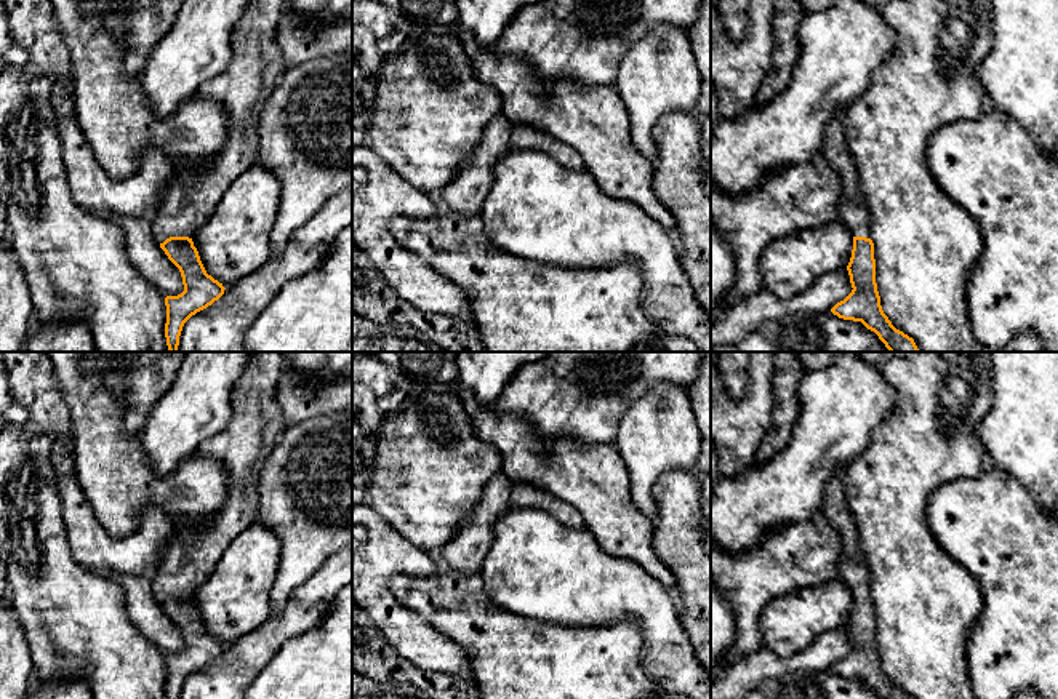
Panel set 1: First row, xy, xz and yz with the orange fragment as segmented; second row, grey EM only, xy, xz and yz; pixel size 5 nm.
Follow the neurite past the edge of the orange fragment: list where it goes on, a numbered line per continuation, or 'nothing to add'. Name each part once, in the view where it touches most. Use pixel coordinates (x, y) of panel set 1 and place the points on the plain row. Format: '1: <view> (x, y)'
1: xy (256, 426)

